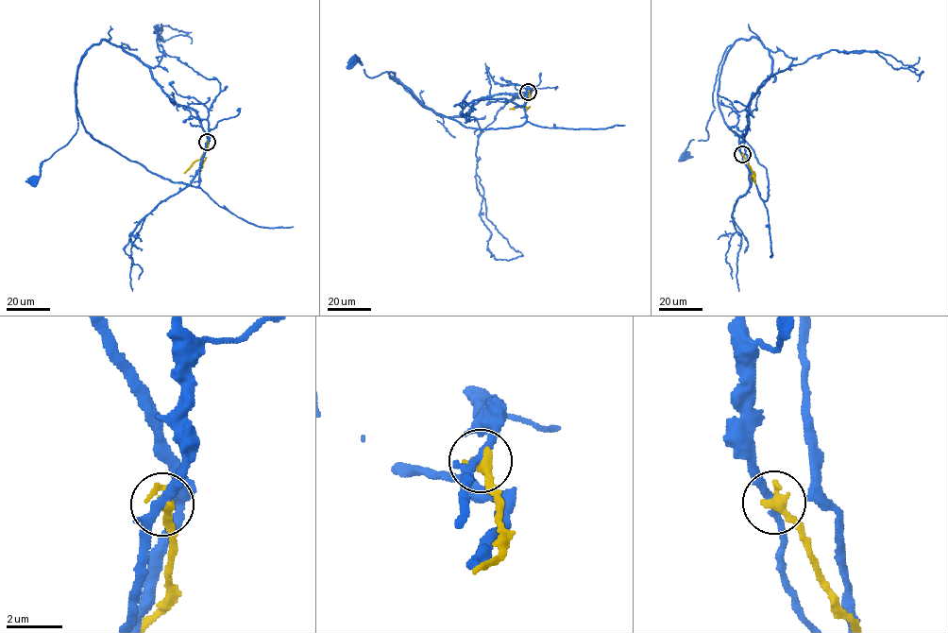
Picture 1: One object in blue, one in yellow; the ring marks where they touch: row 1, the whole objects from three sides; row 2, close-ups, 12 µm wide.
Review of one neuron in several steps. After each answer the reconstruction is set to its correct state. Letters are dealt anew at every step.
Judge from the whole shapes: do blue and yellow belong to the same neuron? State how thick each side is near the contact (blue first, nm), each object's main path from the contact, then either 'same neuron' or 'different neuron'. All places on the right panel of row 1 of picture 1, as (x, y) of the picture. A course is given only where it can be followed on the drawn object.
280 nm thick on the blue side, 440 nm on the other; blue runs (742, 154), (747, 166), (750, 101), (772, 60), (753, 37), (727, 47), (708, 139), (692, 140), (685, 155); yellow runs (742, 154), (753, 172), (752, 182); different neuron

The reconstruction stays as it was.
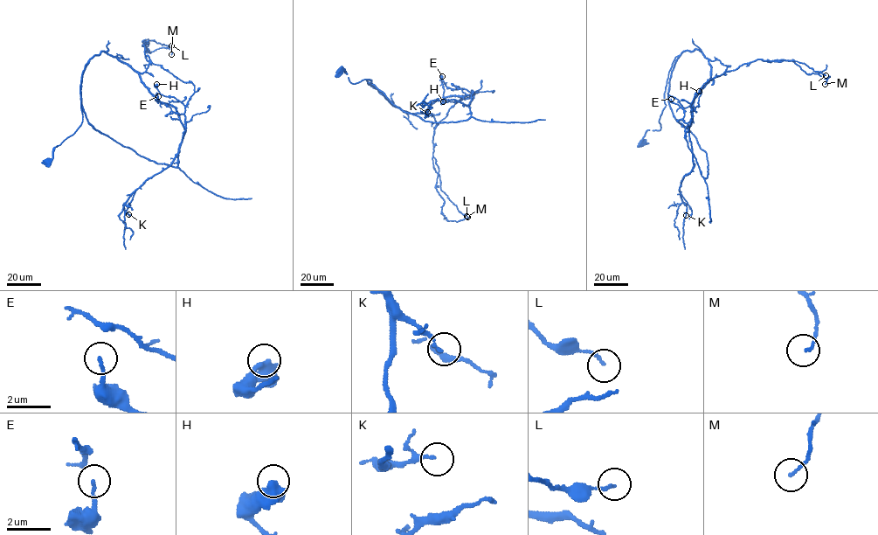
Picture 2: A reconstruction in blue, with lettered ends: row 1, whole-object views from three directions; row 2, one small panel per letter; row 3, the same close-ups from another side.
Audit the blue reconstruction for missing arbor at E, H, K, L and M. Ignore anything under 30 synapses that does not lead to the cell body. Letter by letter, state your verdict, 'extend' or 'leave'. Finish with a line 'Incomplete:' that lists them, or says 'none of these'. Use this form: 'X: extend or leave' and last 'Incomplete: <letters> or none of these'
E: leave
H: leave
K: leave
L: leave
M: leave
Incomplete: none of these

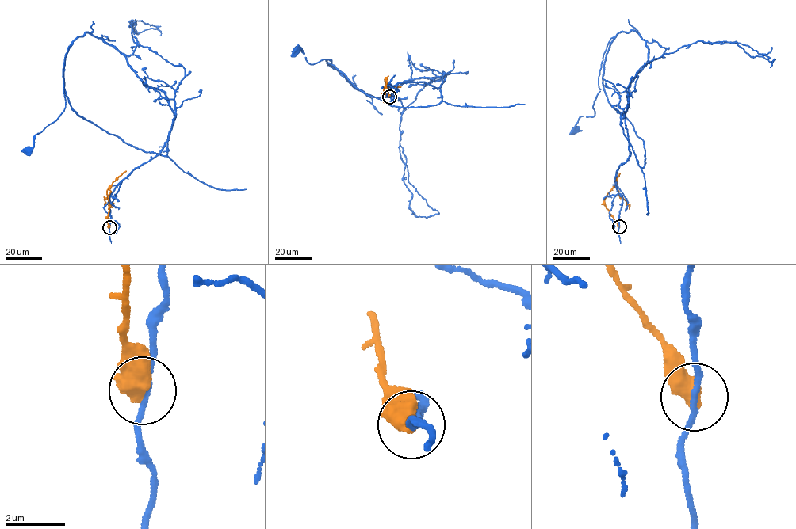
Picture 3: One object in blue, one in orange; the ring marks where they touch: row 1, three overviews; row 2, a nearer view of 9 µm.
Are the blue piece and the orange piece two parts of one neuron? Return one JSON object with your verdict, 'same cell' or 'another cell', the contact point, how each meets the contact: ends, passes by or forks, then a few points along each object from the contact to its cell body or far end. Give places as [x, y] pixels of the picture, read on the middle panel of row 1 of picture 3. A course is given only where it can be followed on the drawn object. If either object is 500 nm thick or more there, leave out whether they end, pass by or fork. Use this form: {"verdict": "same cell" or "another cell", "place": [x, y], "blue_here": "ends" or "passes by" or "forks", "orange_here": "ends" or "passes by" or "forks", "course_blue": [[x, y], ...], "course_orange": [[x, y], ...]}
{"verdict": "same cell", "place": [389, 97], "course_blue": [[389, 97], [398, 83], [436, 88], [444, 79], [411, 78], [373, 97], [331, 60], [311, 64], [296, 50]], "course_orange": [[389, 97], [384, 78], [383, 100], [390, 103], [388, 104]]}

